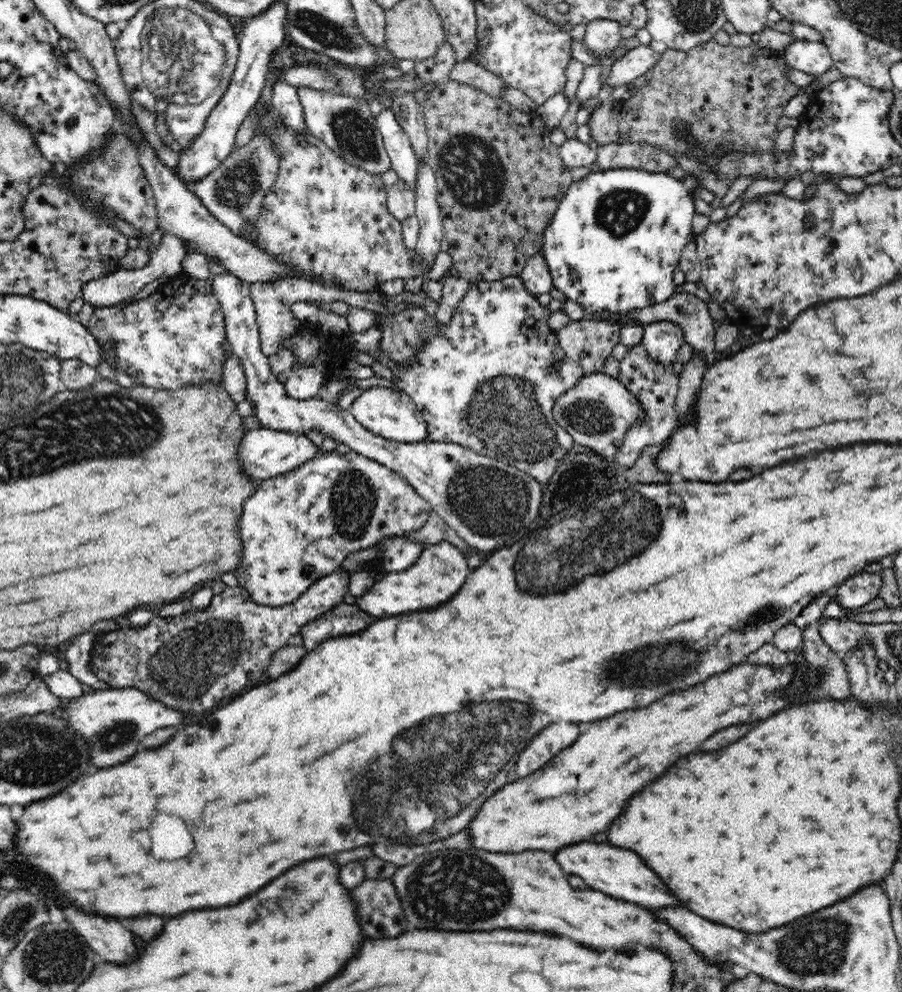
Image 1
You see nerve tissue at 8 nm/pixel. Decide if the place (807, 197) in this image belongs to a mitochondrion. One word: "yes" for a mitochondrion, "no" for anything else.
no

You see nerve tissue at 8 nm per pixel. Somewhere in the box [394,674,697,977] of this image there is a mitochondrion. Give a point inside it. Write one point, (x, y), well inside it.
(448, 889)

